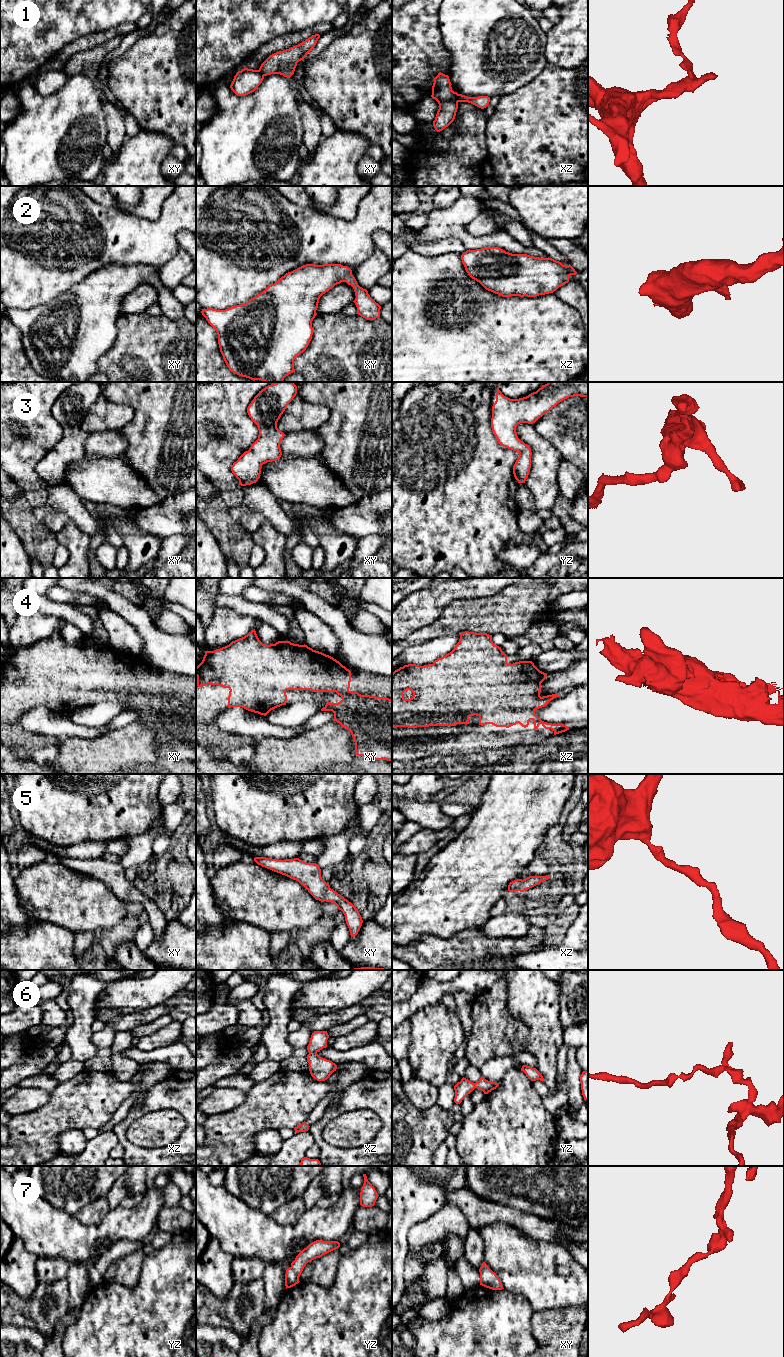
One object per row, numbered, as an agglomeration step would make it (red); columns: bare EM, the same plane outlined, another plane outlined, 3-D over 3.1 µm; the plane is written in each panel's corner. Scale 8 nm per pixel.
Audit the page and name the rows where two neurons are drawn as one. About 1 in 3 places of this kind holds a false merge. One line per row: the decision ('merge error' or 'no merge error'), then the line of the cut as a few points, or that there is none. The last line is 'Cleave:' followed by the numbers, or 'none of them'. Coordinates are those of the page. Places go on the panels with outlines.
1: merge error; cut xz (457, 94), (459, 101)
2: no merge error; cut none
3: no merge error; cut none
4: no merge error; cut none
5: no merge error; cut none
6: no merge error; cut none
7: no merge error; cut none
Cleave: 1

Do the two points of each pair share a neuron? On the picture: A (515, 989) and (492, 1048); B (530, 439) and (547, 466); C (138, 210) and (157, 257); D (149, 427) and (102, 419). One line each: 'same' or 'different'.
A: different
B: same
C: different
D: different

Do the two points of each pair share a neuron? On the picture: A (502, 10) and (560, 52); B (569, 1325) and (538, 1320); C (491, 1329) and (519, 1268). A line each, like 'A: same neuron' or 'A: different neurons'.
A: different neurons
B: same neuron
C: different neurons

